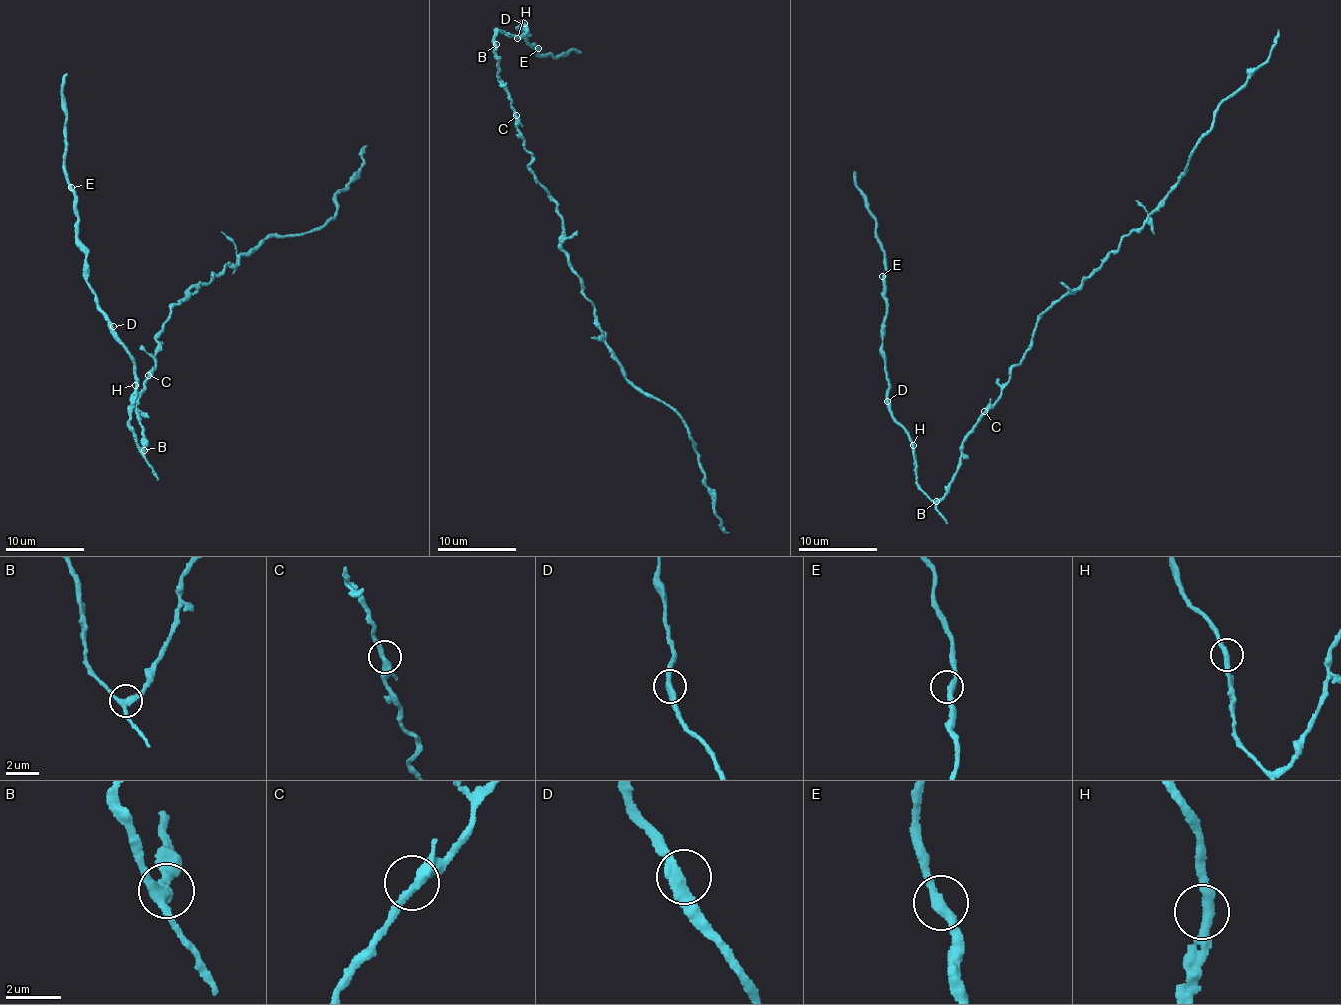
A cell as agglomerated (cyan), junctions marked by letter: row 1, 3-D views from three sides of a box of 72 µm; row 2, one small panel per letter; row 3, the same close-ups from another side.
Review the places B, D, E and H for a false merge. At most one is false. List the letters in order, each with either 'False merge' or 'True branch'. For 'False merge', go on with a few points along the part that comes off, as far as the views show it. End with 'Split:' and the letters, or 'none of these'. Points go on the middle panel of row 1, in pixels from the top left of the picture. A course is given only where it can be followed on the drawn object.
B: False merge. Course of the part to remove: (496, 43), (529, 165), (559, 211), (564, 252), (596, 328), (633, 384), (689, 430), (728, 532)
D: True branch
E: True branch
H: True branch
Split: B

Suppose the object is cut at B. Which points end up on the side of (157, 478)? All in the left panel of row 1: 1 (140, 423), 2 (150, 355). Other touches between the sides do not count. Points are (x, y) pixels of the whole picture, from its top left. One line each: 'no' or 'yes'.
1: no
2: no

